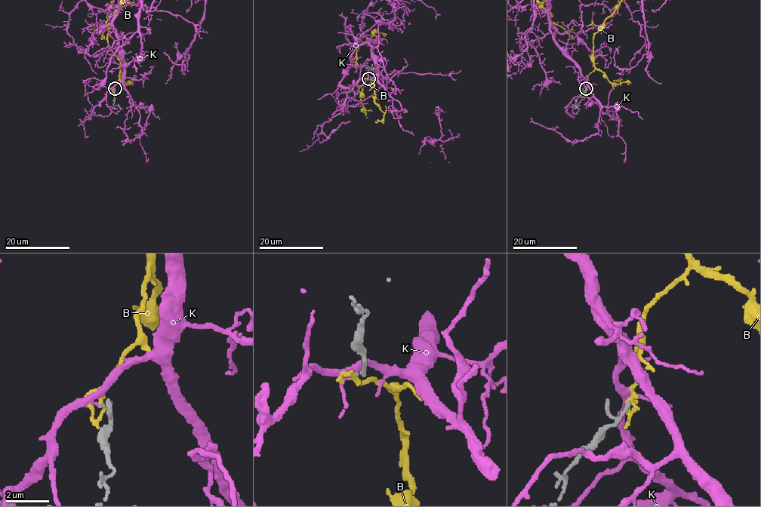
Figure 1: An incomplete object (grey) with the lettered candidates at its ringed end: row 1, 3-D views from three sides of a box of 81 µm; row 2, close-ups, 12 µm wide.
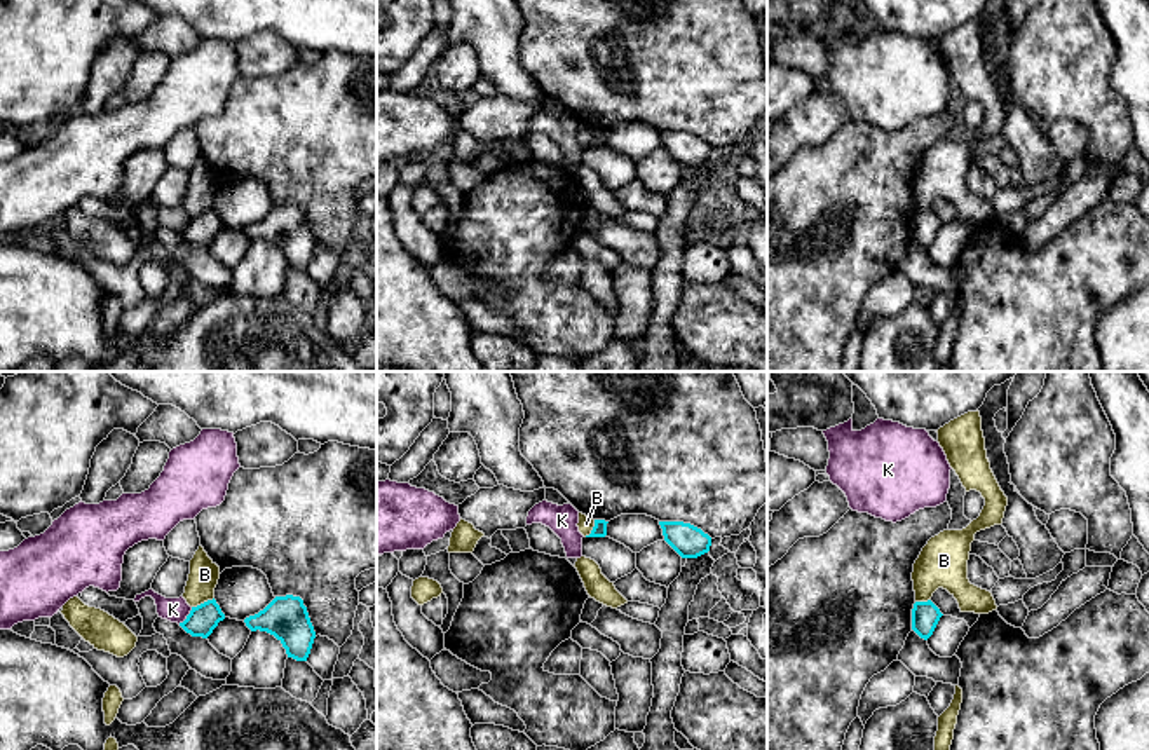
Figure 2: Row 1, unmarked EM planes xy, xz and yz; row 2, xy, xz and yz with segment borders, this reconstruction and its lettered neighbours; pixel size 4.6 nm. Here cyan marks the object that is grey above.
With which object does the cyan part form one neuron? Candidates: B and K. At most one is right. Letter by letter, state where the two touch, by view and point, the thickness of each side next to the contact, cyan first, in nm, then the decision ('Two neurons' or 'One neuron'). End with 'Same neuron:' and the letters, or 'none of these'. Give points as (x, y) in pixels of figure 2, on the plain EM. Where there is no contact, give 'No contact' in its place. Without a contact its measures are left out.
B: Touches cyan at xy (204, 211). Thickness 140 nm (cyan) against 140 nm. Two neurons
K: Touches cyan at xy (187, 225). Thickness 140 nm (cyan) against 110 nm. Two neurons
Same neuron: none of these

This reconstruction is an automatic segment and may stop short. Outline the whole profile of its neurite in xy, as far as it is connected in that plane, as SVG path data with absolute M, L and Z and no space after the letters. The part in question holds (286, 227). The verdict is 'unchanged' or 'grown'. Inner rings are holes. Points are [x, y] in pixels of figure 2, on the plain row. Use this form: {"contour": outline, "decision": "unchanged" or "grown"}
{"contour": "M275 206L263 220L244 228L251 241L274 244L286 258L288 267L307 270L316 241L300 206Z", "decision": "unchanged"}

